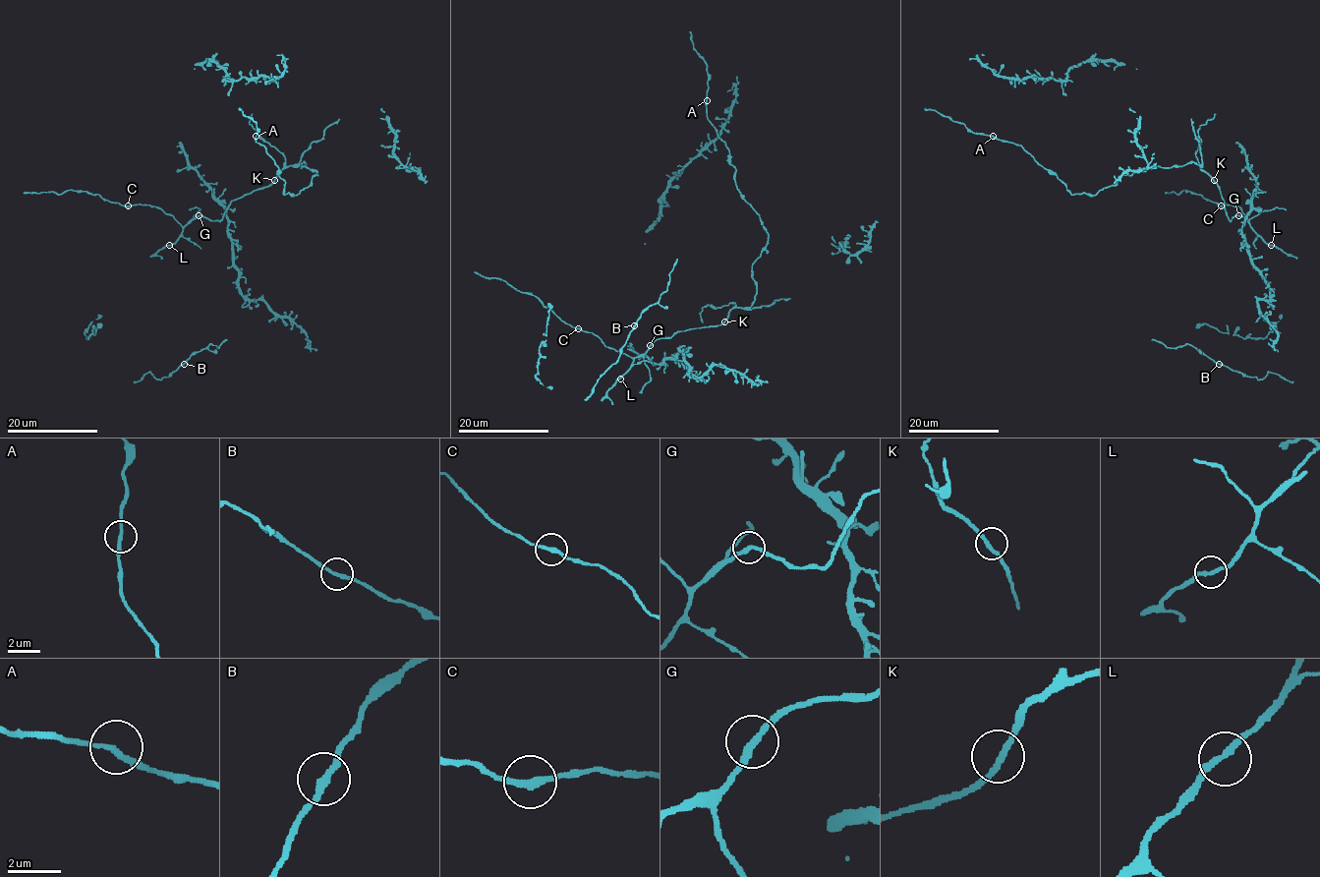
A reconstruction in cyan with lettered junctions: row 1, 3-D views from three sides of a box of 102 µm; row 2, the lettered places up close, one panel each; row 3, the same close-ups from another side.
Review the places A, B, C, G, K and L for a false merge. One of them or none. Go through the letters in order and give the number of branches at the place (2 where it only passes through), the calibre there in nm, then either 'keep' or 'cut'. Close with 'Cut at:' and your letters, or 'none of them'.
A: 2 | 200 nm | keep
B: 2 | 240 nm | keep
C: 2 | 220 nm | keep
G: 2 | 240 nm | keep
K: 2 | 220 nm | keep
L: 2 | 240 nm | keep
Cut at: none of them

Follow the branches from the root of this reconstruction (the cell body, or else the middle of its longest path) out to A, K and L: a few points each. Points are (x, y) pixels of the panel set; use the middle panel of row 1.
A: (751, 306), (757, 293), (752, 263), (768, 233), (738, 191), (729, 148), (707, 116), (707, 100)
K: (751, 306), (732, 308), (724, 321)
L: (751, 306), (732, 308), (726, 320), (717, 326), (680, 330), (655, 341), (620, 379)

